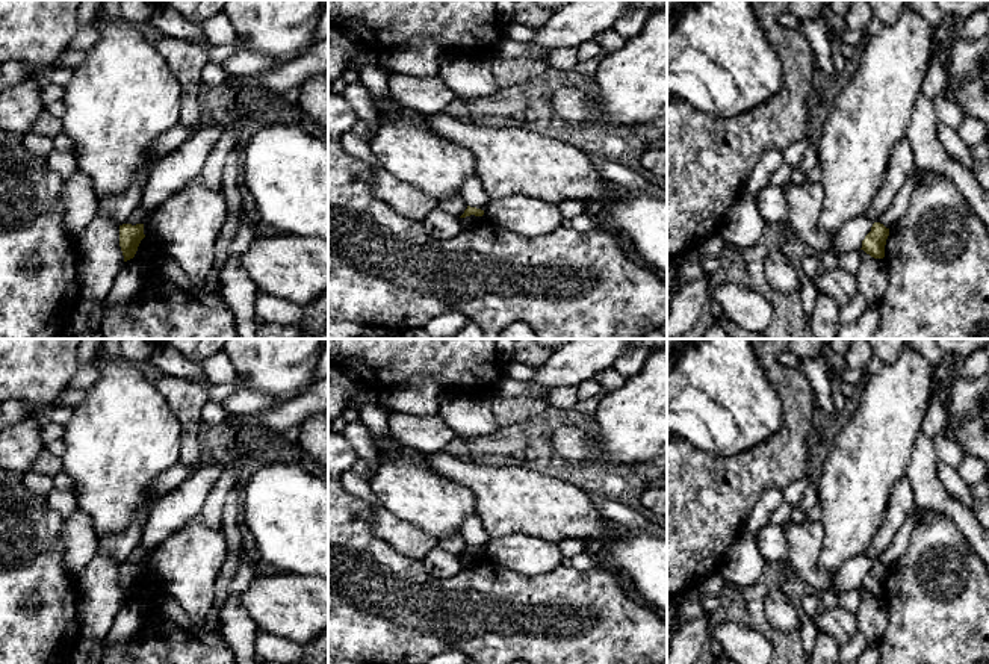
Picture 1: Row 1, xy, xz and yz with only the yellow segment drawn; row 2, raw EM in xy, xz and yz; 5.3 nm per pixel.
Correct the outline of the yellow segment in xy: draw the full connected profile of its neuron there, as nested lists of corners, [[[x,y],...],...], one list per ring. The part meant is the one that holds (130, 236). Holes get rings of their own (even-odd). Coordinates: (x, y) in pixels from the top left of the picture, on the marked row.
[[[122,224],[119,225],[119,247],[124,256],[124,262],[135,257],[141,240],[145,237],[144,224]]]

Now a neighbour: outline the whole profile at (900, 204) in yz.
[[[912,174],[900,188],[886,212],[880,216],[880,224],[883,224],[889,230],[895,227],[900,218],[907,212],[916,185],[918,180],[915,174]]]

